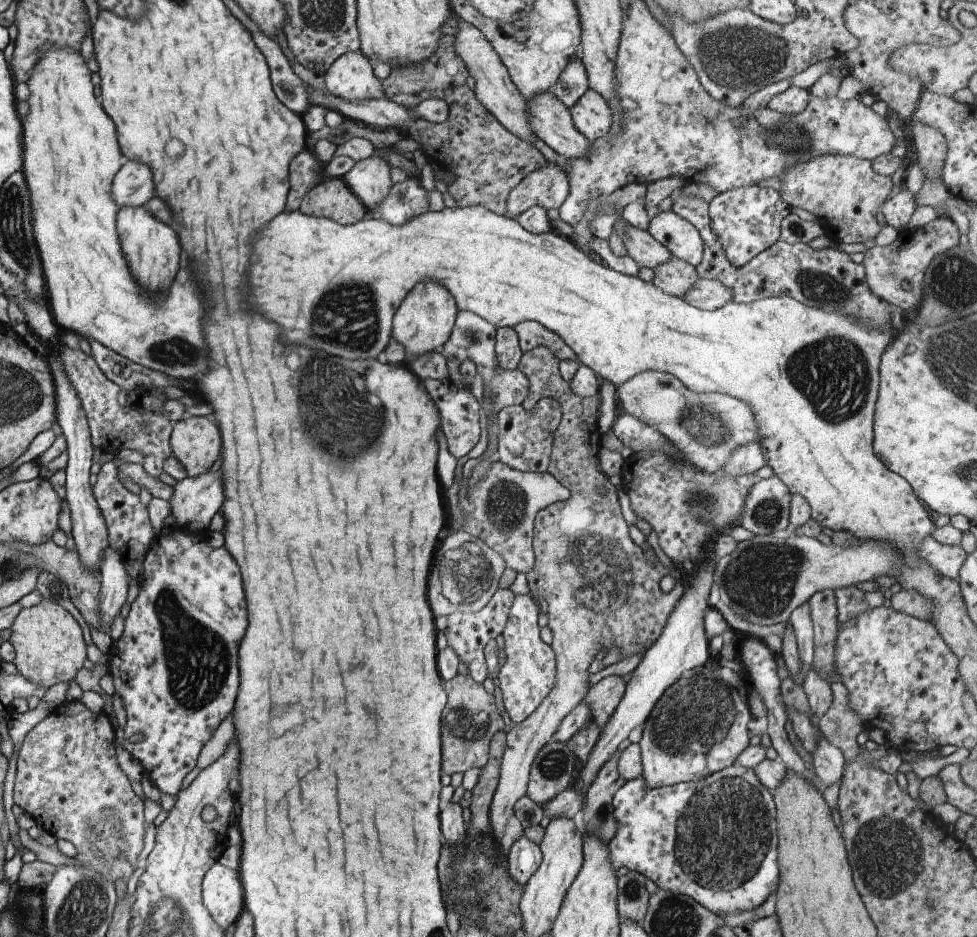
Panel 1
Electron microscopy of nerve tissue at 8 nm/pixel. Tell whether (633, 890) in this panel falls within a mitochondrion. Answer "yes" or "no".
yes

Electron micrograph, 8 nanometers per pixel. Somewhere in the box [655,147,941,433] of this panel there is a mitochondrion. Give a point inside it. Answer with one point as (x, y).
(833, 374)

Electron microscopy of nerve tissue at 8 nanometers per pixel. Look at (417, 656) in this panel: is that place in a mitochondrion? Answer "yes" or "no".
no

